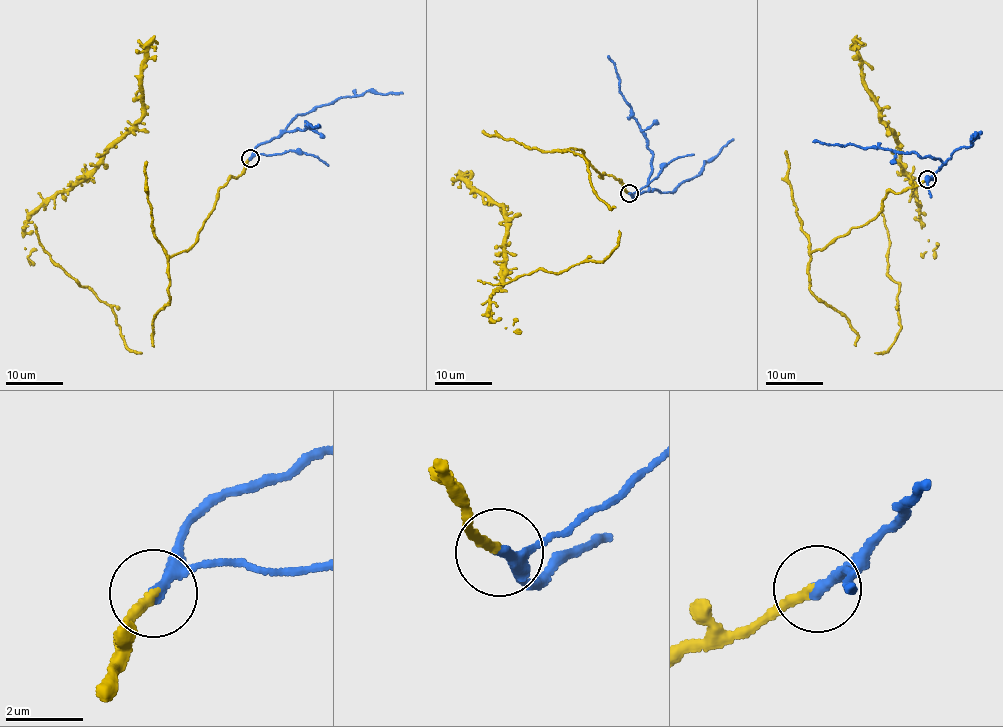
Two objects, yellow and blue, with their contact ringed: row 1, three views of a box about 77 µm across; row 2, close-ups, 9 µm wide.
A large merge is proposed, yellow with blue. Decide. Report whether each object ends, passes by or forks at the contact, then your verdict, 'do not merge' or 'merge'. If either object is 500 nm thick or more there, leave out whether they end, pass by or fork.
yellow ends | blue ends | merge

